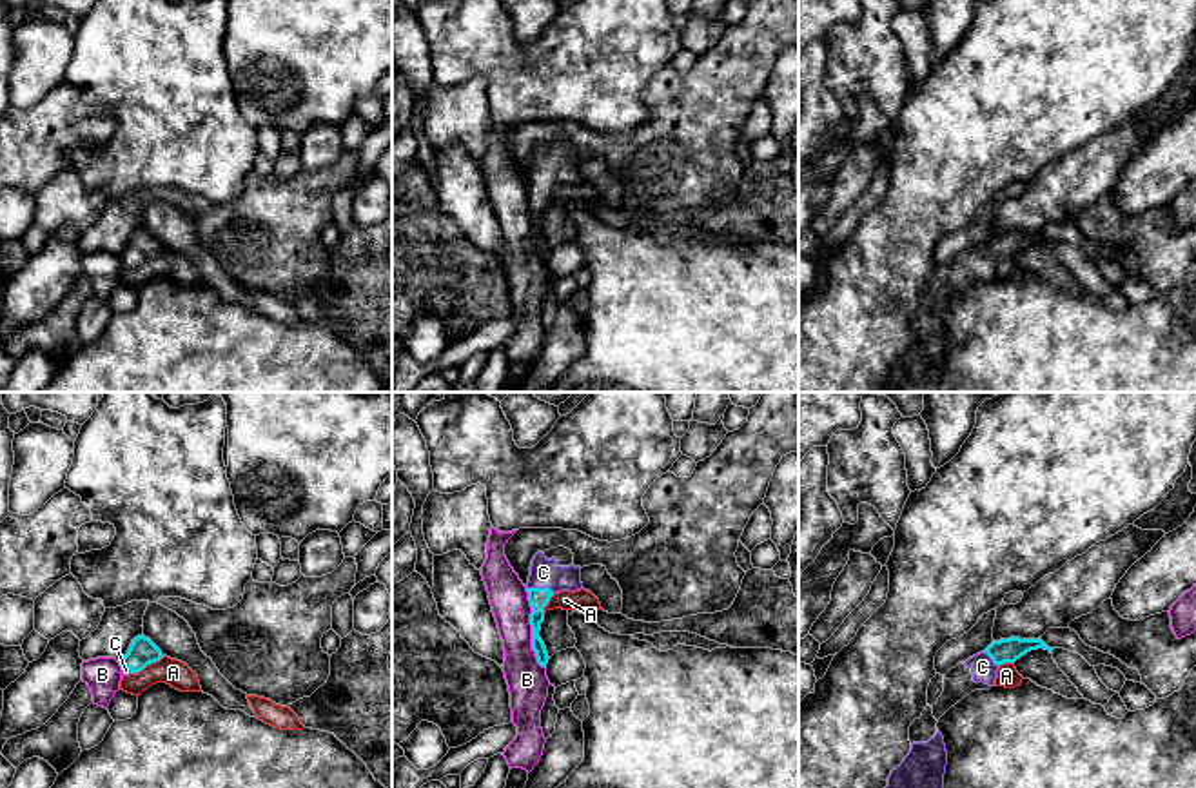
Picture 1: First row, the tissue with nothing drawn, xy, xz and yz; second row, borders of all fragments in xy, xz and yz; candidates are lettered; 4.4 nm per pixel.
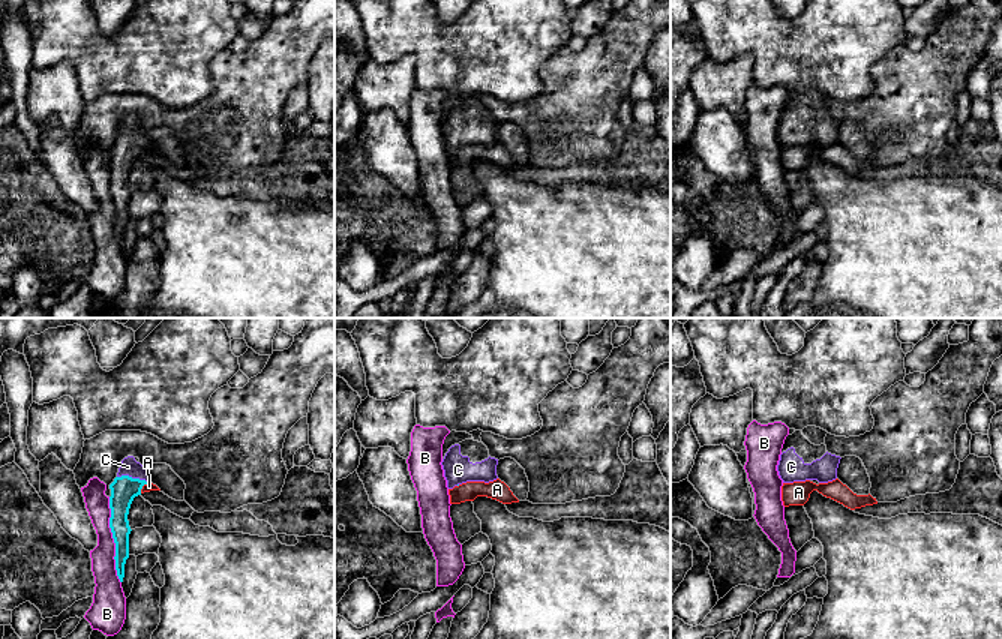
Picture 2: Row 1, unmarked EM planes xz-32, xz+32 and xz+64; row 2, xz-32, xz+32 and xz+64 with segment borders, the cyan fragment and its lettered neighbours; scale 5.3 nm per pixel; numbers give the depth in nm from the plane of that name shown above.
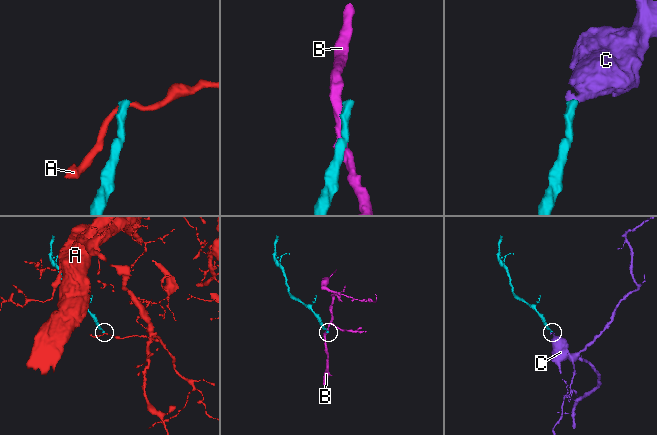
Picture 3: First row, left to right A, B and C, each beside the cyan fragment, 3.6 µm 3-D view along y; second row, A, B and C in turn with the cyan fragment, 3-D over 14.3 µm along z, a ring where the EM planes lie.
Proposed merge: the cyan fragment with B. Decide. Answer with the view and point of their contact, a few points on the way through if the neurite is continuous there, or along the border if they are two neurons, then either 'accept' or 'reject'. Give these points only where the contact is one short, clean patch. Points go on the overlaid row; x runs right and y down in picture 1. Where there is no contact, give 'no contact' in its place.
xz (532, 629) | reject

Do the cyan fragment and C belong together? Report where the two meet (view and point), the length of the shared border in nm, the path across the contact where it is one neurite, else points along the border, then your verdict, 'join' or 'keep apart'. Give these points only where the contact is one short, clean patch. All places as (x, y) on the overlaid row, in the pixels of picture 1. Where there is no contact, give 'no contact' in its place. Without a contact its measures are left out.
xz (539, 589) | 120 nm | across xz (538, 598), (539, 589), (543, 572) | join

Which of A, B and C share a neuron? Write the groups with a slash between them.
A / B / C

